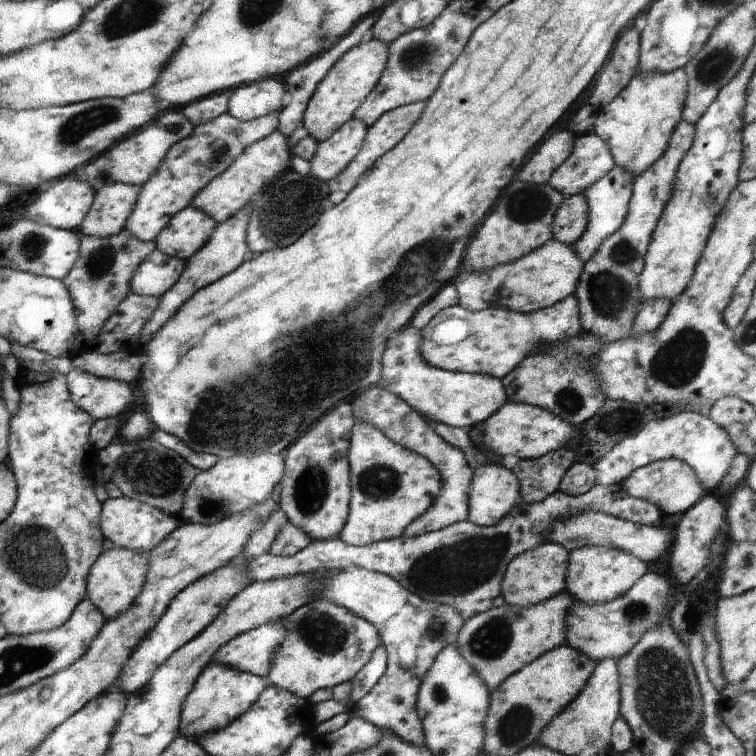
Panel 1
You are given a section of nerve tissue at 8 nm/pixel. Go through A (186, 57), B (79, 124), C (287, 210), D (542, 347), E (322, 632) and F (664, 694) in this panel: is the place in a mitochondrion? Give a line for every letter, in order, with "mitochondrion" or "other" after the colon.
A: other
B: mitochondrion
C: mitochondrion
D: other
E: mitochondrion
F: mitochondrion

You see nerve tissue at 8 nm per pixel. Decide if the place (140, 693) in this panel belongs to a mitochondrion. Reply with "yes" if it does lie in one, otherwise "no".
no

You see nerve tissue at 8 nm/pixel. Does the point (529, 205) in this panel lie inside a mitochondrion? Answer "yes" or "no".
yes

